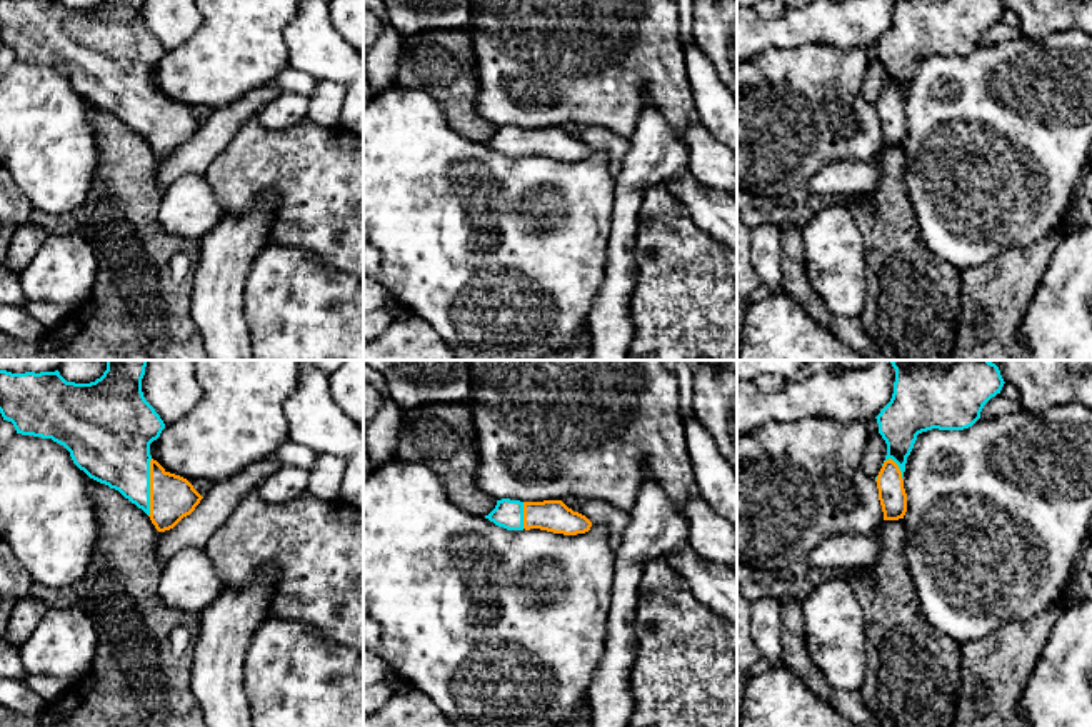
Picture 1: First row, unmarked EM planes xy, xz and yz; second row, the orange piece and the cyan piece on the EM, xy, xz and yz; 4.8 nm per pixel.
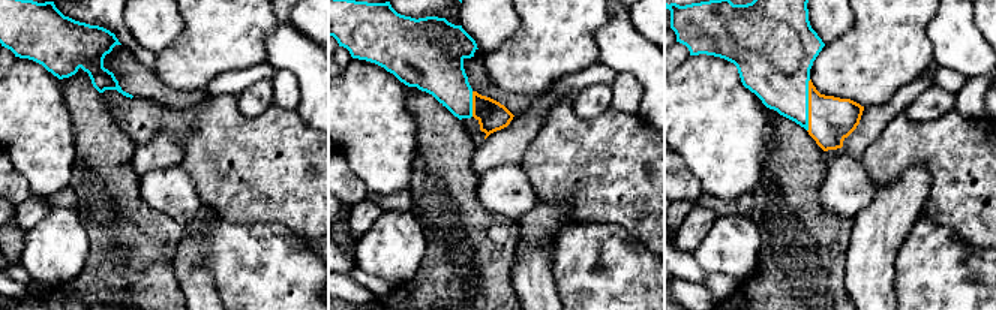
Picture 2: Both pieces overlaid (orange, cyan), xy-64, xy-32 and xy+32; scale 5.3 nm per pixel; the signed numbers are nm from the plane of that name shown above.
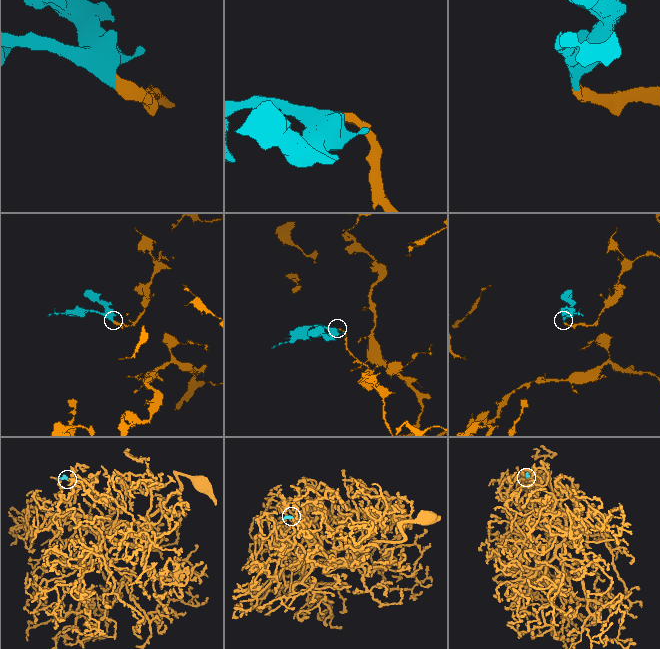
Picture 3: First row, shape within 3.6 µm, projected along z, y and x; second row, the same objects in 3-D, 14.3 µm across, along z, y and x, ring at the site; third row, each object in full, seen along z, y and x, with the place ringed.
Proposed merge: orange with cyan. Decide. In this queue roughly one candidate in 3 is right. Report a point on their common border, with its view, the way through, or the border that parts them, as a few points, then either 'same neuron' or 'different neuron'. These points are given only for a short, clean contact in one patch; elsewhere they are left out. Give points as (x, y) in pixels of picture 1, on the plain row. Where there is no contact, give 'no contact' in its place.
xy (150, 114) | same neuron

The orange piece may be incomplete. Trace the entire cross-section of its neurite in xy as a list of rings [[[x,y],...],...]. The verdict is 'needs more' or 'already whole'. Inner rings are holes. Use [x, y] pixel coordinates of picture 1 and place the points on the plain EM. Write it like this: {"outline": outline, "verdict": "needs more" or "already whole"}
{"outline": [[[0,0],[0,40],[3,47],[13,50],[17,60],[52,65],[63,72],[80,97],[90,105],[118,117],[150,143],[158,158],[165,158],[190,142],[203,123],[187,105],[167,98],[150,82],[150,70],[160,63],[165,50],[143,23],[143,2],[103,0],[95,8],[75,10],[67,8],[60,0]]], "verdict": "needs more"}

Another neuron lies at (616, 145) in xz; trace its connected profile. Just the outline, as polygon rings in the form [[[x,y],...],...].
[[[585,127],[580,137],[590,148],[605,150],[609,168],[614,177],[619,175],[624,155],[630,147],[630,140],[605,127]]]

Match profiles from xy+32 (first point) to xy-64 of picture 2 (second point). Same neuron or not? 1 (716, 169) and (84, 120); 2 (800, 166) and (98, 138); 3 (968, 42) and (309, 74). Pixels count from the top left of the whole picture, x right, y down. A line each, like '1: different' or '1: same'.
1: different
2: same
3: same

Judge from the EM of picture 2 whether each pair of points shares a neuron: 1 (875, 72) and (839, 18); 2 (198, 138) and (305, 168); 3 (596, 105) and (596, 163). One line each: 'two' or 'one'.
1: two
2: one
3: two

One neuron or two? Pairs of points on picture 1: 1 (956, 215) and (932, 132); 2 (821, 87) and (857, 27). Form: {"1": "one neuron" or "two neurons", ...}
{"1": "one neuron", "2": "two neurons"}

